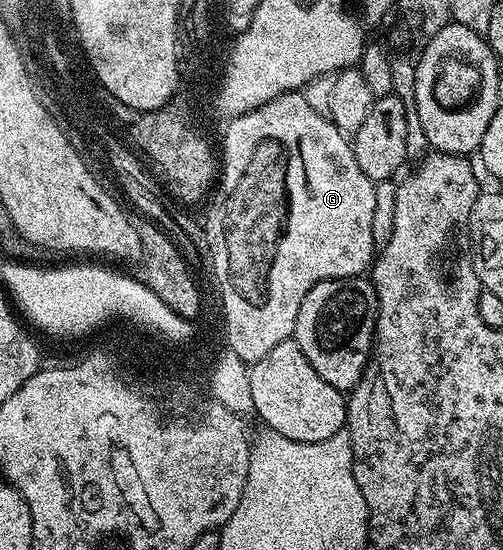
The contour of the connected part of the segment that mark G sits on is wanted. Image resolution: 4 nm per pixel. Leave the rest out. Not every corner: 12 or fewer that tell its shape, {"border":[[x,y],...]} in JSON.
{"border":[[301,92],[226,124],[208,250],[230,353],[377,253],[376,183]]}

